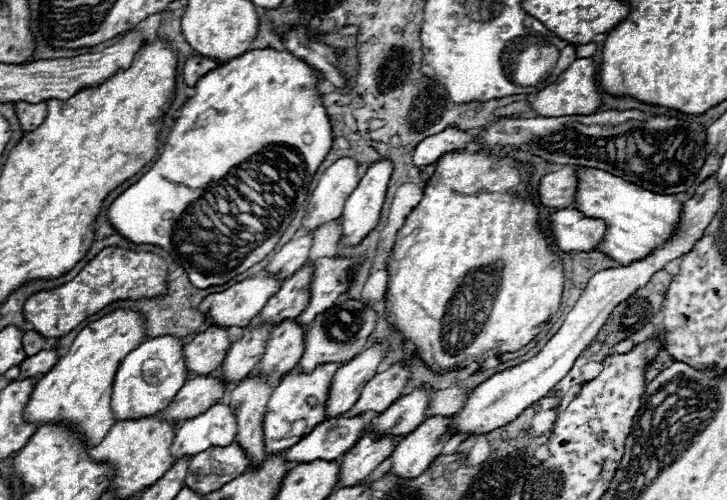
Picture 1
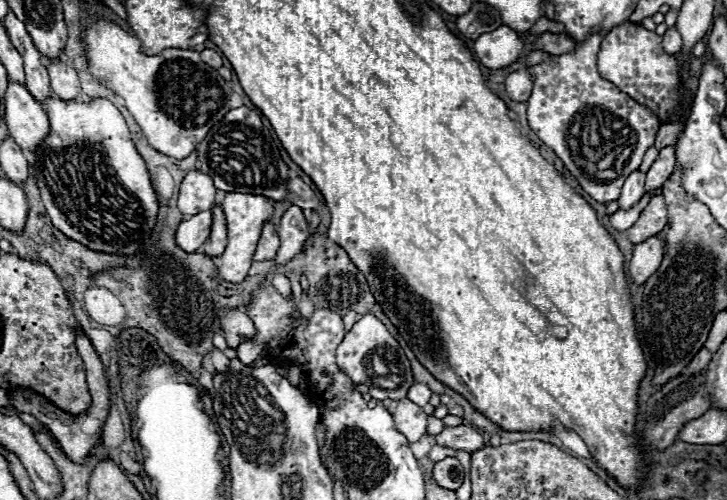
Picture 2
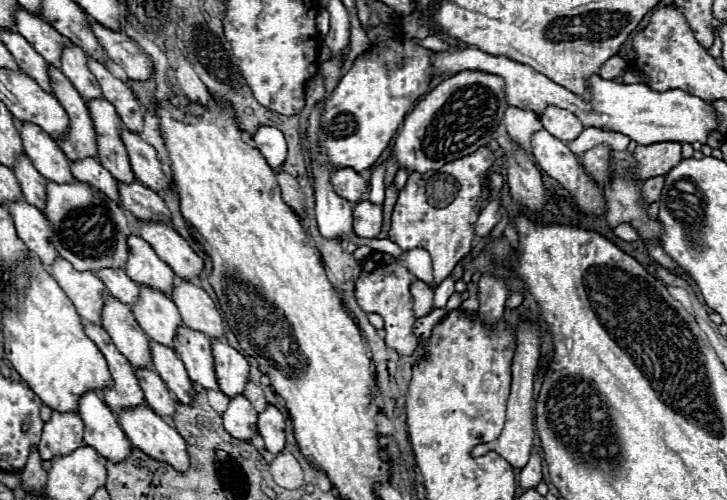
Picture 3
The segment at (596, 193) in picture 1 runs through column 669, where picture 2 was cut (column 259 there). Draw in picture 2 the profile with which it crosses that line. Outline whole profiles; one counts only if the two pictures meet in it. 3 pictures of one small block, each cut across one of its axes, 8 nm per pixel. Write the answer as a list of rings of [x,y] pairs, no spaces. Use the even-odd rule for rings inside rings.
[[[228,192],[224,202],[222,202],[222,210],[224,210],[226,222],[228,222],[228,246],[226,246],[224,254],[216,260],[216,266],[218,266],[220,278],[240,282],[240,280],[244,280],[244,276],[248,274],[248,268],[252,264],[252,256],[254,256],[256,244],[260,240],[262,226],[272,220],[274,202],[270,198],[266,198],[266,196]]]

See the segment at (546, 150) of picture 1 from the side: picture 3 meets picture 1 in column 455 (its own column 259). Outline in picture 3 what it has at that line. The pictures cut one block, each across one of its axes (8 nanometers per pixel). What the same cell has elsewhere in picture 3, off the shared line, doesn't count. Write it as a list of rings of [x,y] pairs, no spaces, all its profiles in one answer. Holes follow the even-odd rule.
[[[262,126],[252,136],[252,140],[272,168],[282,166],[282,162],[286,160],[286,140],[284,140],[284,134],[278,132],[278,128]]]

